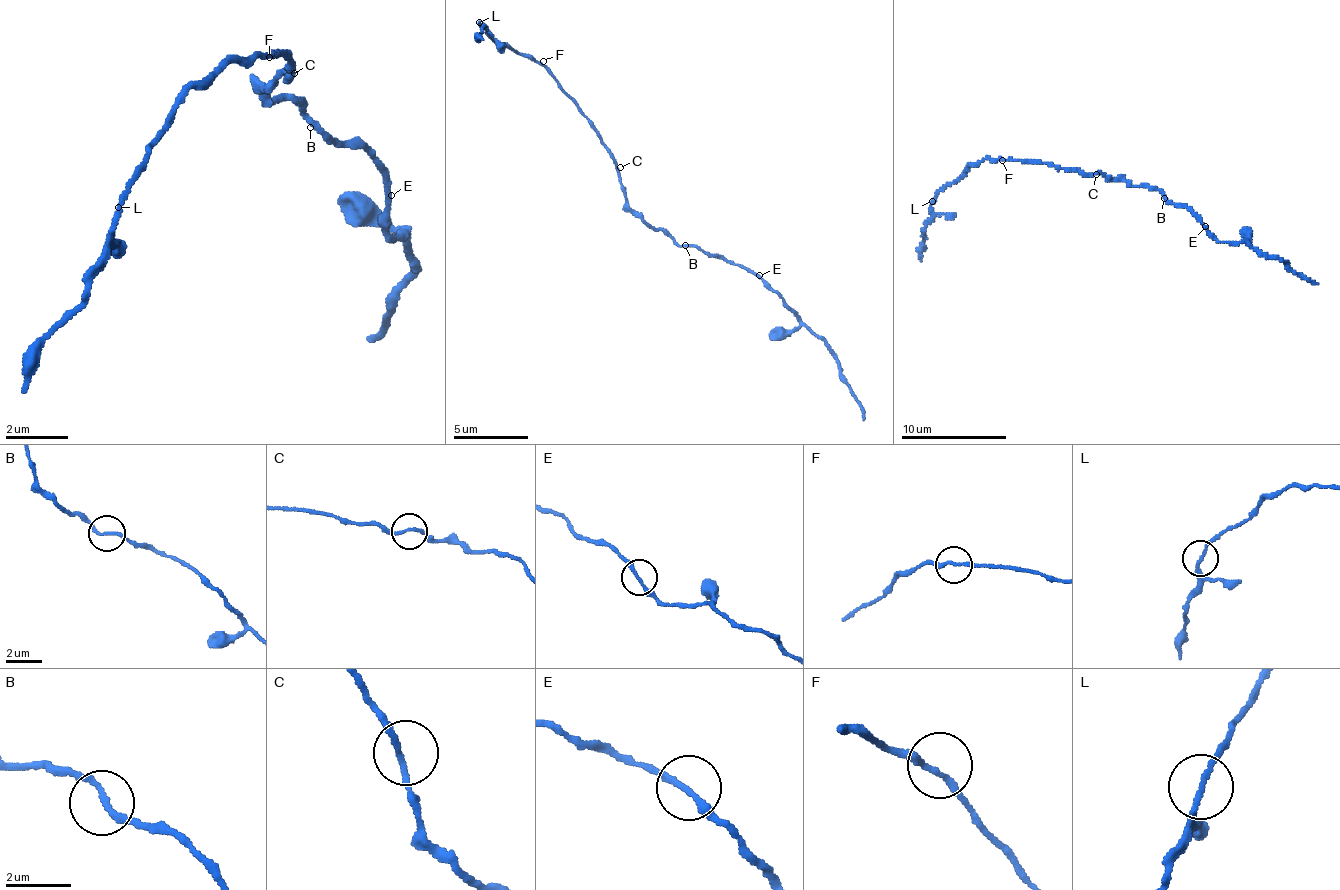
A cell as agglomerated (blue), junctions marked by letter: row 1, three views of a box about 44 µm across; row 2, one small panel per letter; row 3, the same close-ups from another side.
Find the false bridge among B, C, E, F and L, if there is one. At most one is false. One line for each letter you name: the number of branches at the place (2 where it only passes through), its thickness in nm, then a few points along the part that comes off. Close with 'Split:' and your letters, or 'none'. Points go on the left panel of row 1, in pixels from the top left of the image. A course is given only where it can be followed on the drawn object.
Split: none

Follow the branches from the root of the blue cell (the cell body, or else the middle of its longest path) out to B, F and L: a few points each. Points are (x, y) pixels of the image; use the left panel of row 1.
B: (294, 73), (278, 71), (266, 85), (258, 84), (266, 89), (271, 103), (302, 99), (310, 127)
F: (294, 73), (288, 75), (296, 76), (291, 54), (269, 57)
L: (294, 73), (291, 54), (276, 53), (224, 60), (212, 78), (199, 79), (150, 137), (121, 205)

